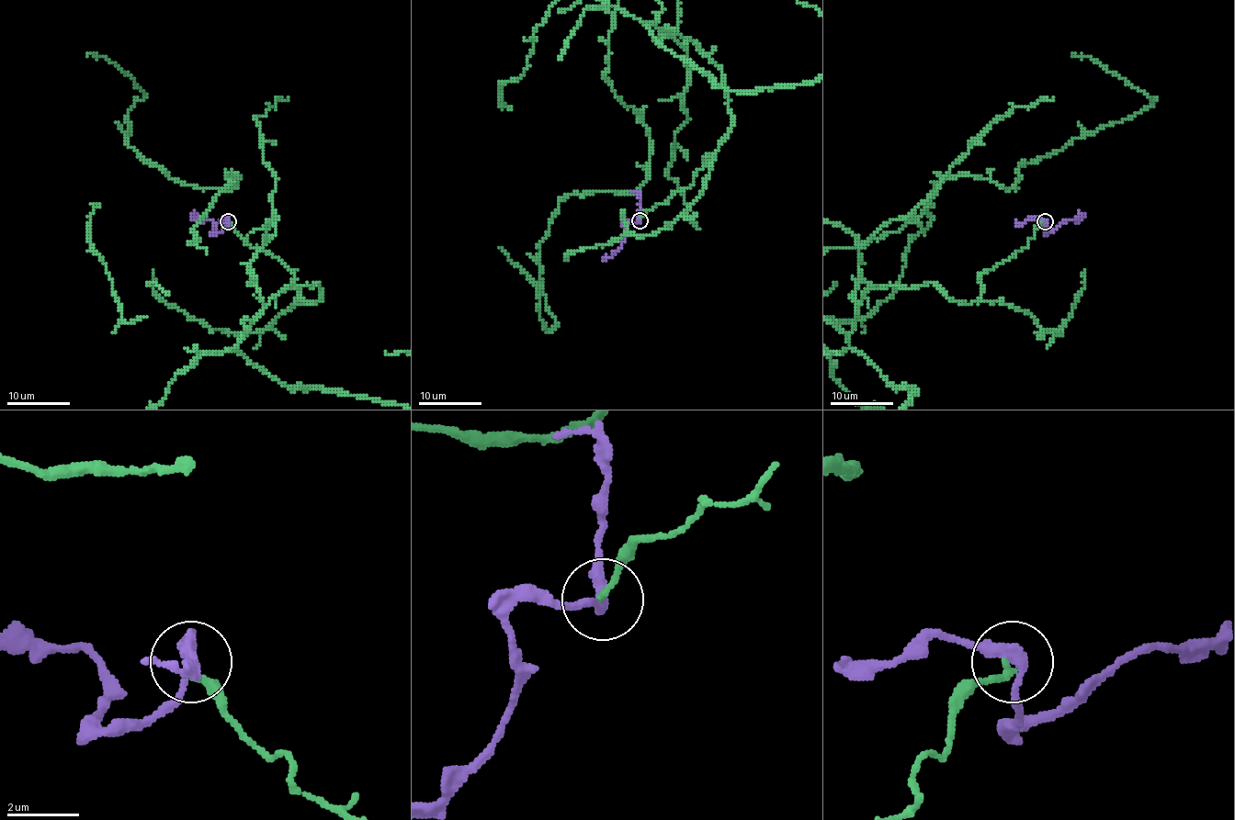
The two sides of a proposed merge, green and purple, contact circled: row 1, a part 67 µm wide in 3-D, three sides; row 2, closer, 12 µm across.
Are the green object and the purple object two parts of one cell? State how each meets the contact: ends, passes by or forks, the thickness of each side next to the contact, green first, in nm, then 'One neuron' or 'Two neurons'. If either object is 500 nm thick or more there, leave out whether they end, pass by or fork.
At the ring green ends. At the ring purple passes by. Thickness 180 nm (green) against 300 nm. Two neurons

